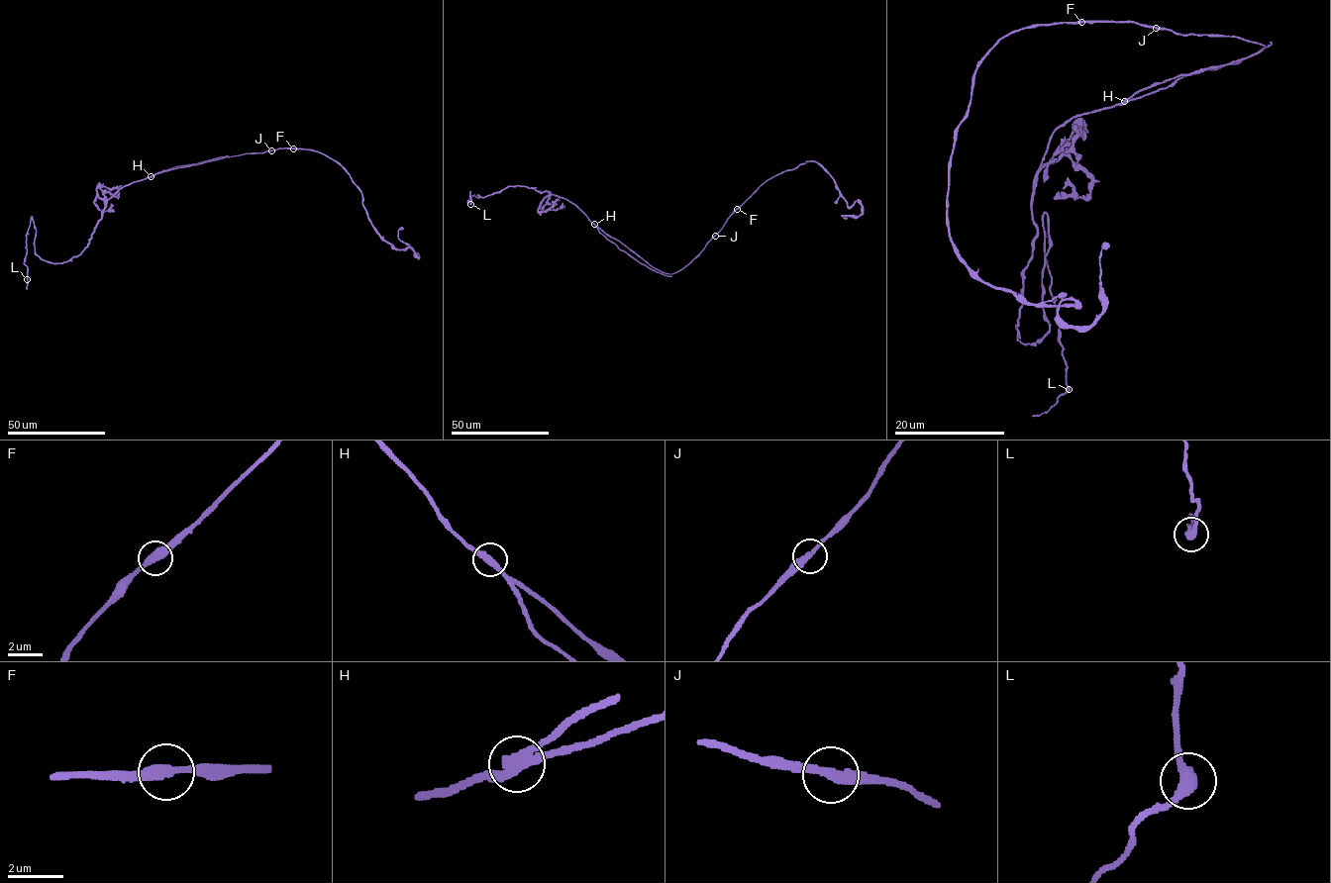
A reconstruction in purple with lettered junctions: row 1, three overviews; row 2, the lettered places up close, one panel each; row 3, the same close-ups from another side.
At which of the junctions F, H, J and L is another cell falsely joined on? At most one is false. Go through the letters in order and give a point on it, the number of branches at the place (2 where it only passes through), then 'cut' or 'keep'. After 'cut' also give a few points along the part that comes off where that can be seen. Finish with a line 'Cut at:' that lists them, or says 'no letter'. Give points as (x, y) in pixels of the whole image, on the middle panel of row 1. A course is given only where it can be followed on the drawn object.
F: (737, 209) | 2 | keep
H: (594, 224) | 2 | cut | (594, 224), (576, 206), (546, 191), (510, 185), (485, 196), (469, 196), (467, 201), (470, 203), (470, 191)
J: (715, 236) | 2 | keep
L: (470, 204) | 2 | keep
Cut at: H

